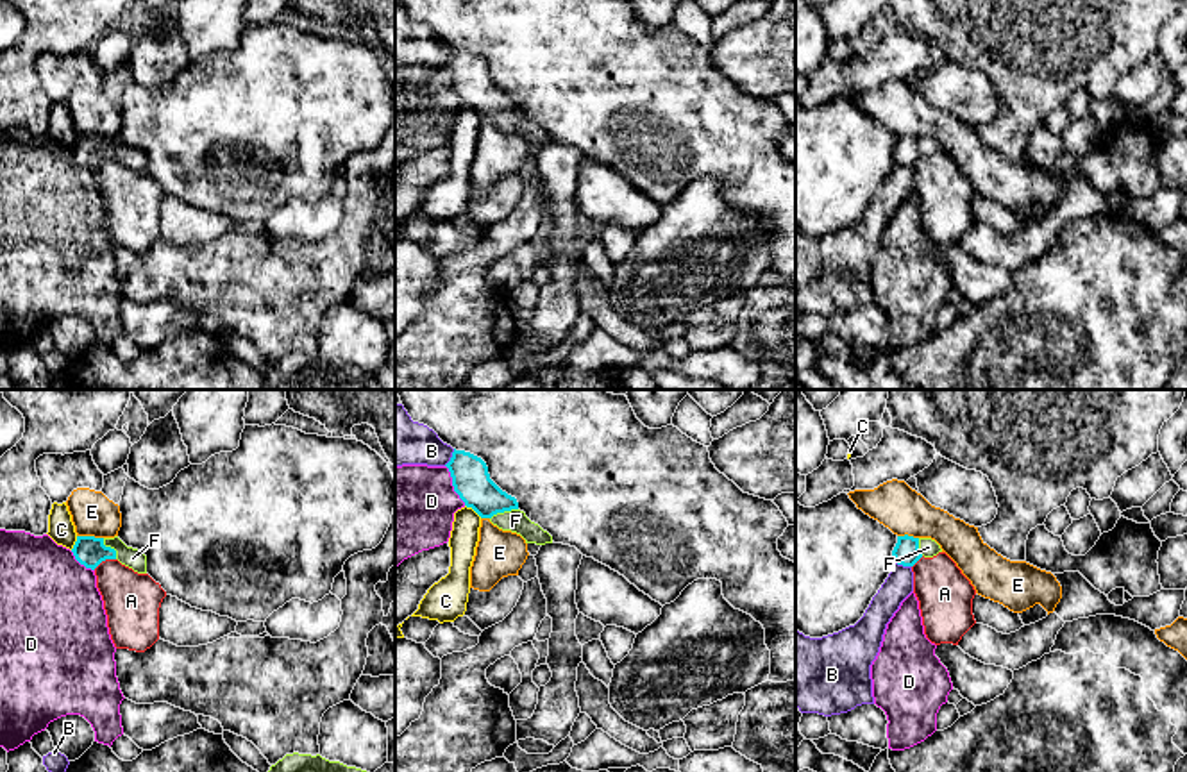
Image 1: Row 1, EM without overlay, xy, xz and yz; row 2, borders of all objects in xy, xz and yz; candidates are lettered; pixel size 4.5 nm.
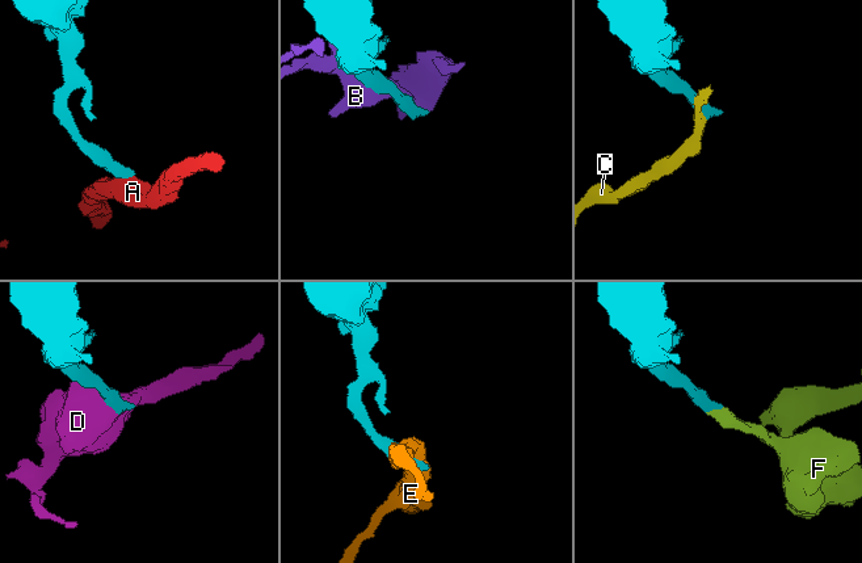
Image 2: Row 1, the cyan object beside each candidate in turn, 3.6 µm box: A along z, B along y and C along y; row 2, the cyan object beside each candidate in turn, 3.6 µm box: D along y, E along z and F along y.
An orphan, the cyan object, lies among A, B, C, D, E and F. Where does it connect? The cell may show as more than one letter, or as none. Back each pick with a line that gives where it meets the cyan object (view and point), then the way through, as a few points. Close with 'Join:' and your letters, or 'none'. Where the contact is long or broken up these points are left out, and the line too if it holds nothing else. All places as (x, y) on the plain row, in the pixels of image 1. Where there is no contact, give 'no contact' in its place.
F: contact xz (503, 111); way xz (471, 79), (503, 111), (515, 120)
Join: F

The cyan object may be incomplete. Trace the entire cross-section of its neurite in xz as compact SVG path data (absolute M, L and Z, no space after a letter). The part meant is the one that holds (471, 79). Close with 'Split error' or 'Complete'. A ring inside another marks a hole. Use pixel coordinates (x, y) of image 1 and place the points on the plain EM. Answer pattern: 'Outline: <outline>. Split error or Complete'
Outline: M454 48L445 66L450 71L454 91L481 118L488 118L502 130L520 134L526 143L552 143L552 136L518 109L517 98L490 79L488 66L481 57Z. Split error

